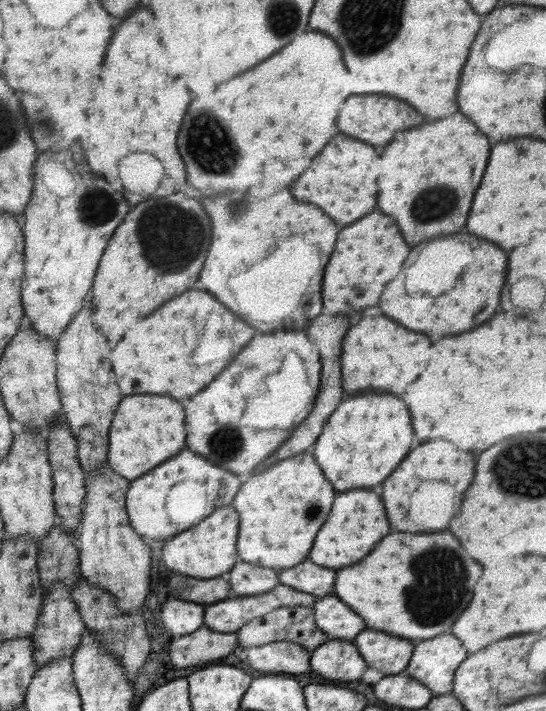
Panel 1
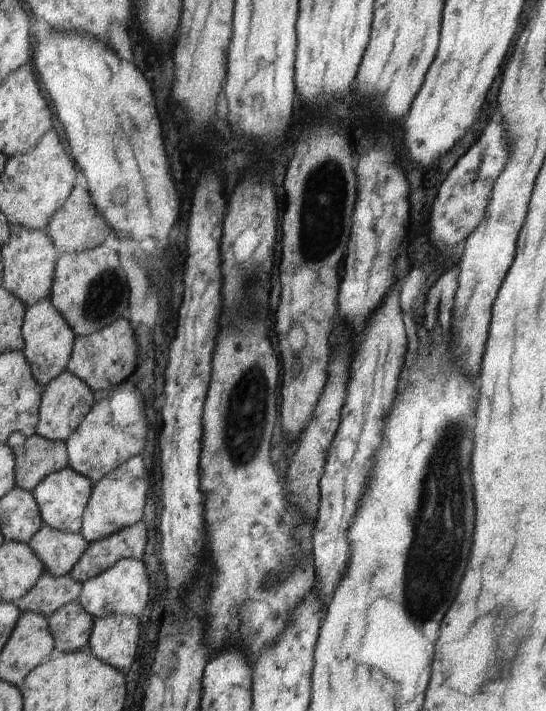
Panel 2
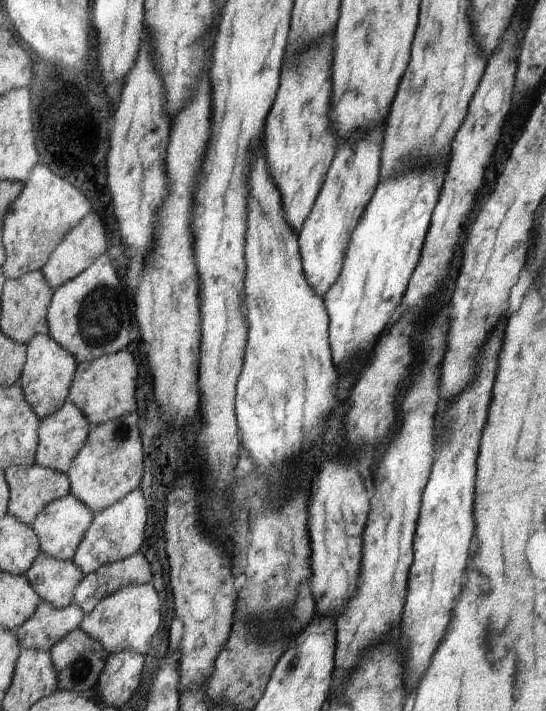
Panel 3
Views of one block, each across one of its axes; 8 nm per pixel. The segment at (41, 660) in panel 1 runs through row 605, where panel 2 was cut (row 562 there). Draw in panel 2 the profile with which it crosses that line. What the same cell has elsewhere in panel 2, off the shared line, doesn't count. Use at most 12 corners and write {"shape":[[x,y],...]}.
{"shape":[[46,524],[29,543],[46,571],[70,574],[89,545]]}

